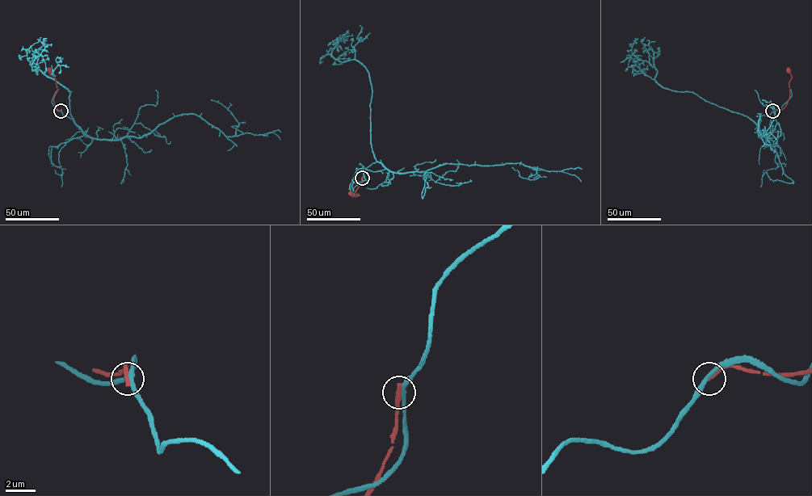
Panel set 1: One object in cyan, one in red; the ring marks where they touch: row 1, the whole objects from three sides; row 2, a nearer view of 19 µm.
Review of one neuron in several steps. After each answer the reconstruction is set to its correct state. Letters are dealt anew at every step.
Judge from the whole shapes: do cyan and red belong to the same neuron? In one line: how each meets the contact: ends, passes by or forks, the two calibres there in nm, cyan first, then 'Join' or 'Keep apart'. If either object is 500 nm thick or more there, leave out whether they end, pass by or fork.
At the ring cyan passes by. At the ring red ends. Thickness 280 nm (cyan) against 360 nm. Keep apart

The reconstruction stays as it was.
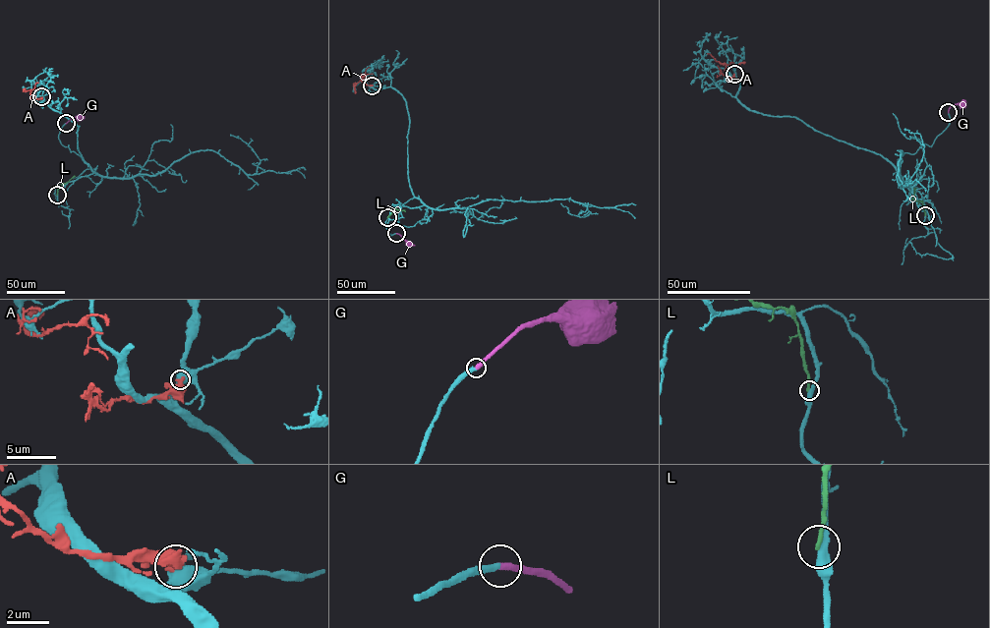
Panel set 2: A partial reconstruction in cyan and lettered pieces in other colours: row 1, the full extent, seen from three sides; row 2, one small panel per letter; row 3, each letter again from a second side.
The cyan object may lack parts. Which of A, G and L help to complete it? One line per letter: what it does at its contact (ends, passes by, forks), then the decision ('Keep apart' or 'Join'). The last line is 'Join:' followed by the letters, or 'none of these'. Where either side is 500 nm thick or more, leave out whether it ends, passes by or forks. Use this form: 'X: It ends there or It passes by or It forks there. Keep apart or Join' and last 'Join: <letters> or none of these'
A: Keep apart
G: It ends there. Join
L: It ends there. Keep apart
Join: G

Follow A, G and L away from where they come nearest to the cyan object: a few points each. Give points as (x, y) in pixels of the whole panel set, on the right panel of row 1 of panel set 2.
A: (734, 74), (729, 79), (725, 76), (722, 73), (726, 64), (707, 53)
G: (948, 112), (952, 105), (964, 101)
L: (925, 215), (923, 203), (912, 199), (915, 189)

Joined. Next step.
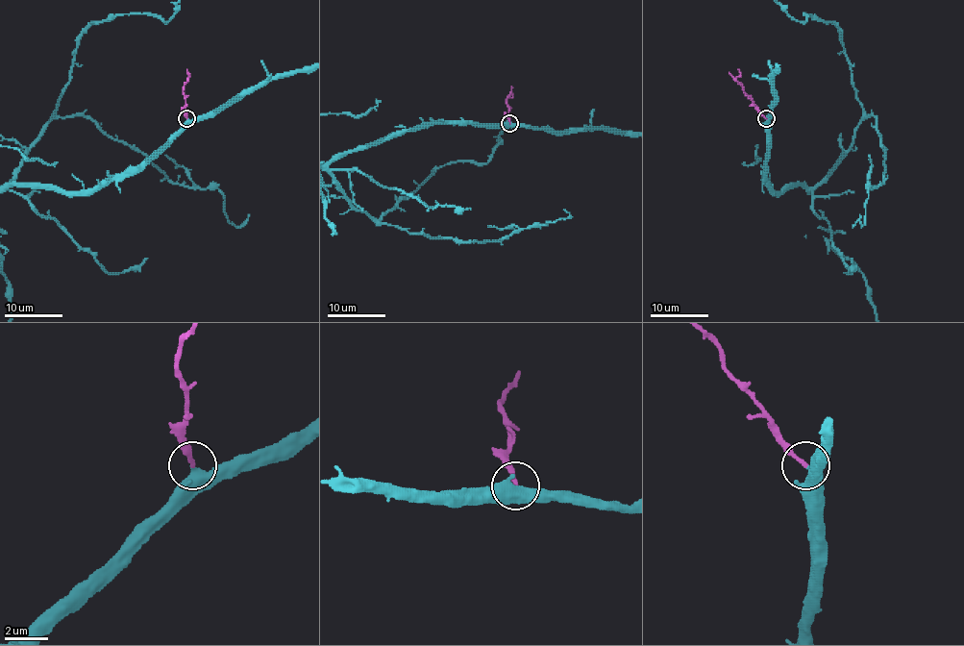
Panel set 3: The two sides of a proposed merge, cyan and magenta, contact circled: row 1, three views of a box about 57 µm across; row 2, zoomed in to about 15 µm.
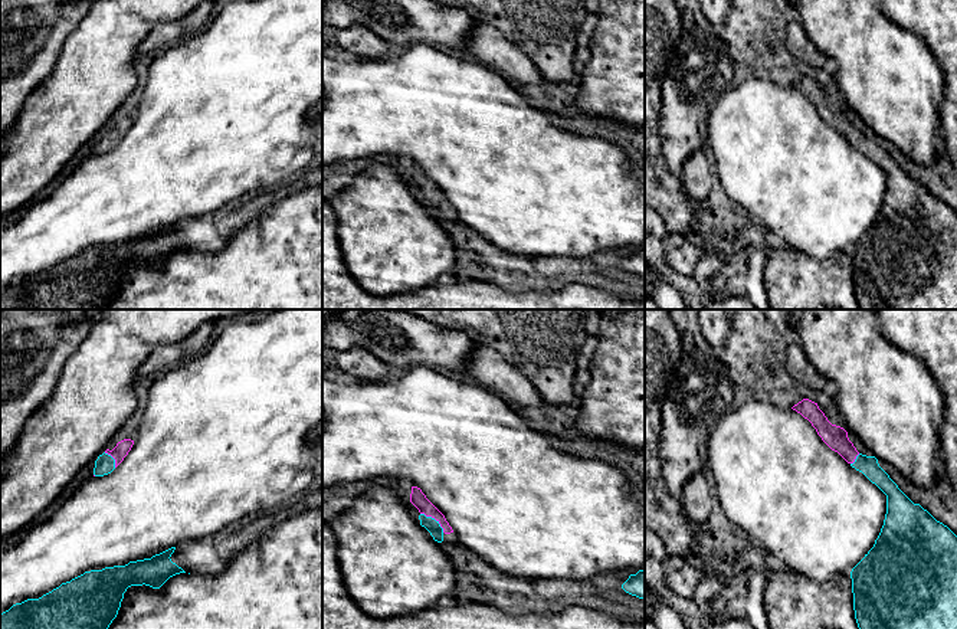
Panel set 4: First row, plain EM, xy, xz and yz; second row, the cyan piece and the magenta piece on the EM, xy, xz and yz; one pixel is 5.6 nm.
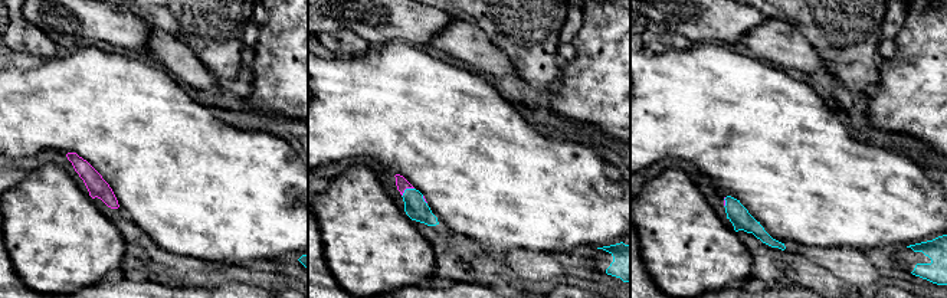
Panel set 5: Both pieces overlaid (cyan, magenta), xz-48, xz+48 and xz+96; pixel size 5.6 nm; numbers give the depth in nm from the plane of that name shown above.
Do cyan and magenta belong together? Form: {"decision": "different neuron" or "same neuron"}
{"decision": "same neuron"}

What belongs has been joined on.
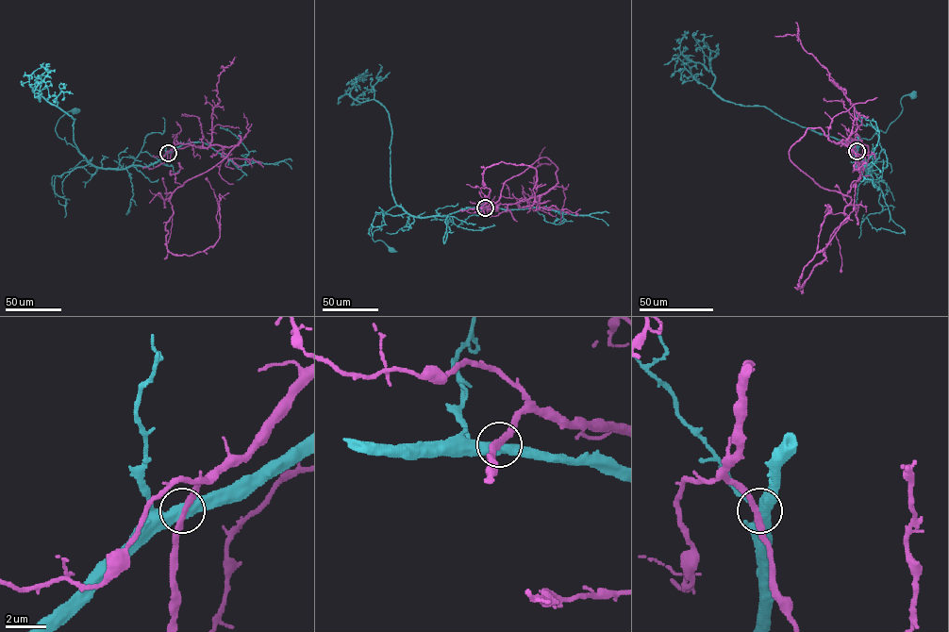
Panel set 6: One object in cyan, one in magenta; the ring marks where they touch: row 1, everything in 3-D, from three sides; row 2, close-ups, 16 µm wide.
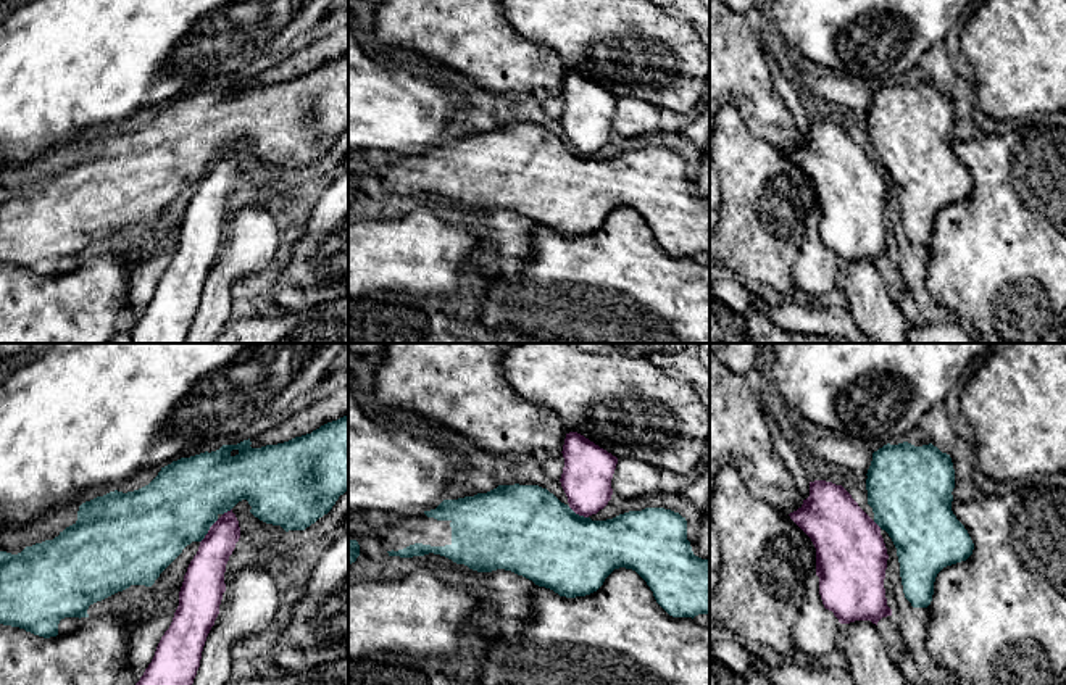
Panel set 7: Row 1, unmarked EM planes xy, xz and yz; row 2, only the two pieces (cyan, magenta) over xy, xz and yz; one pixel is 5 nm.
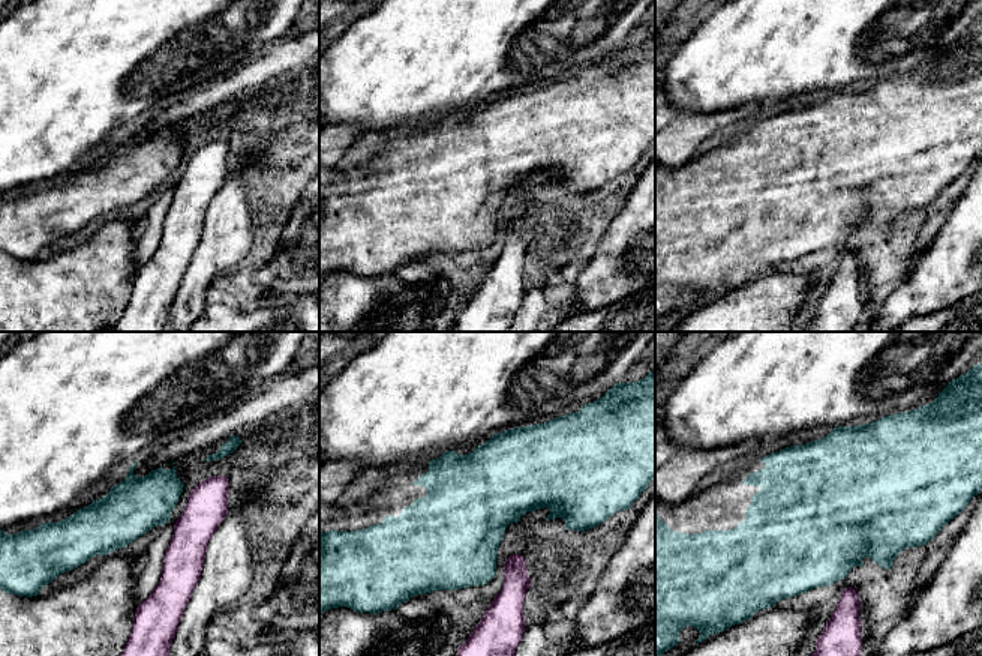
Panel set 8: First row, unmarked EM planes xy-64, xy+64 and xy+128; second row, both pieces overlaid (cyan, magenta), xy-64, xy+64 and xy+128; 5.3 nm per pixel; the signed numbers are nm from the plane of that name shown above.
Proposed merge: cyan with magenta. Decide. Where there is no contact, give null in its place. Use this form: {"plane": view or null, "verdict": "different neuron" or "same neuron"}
{"plane": "xy", "verdict": "different neuron"}

